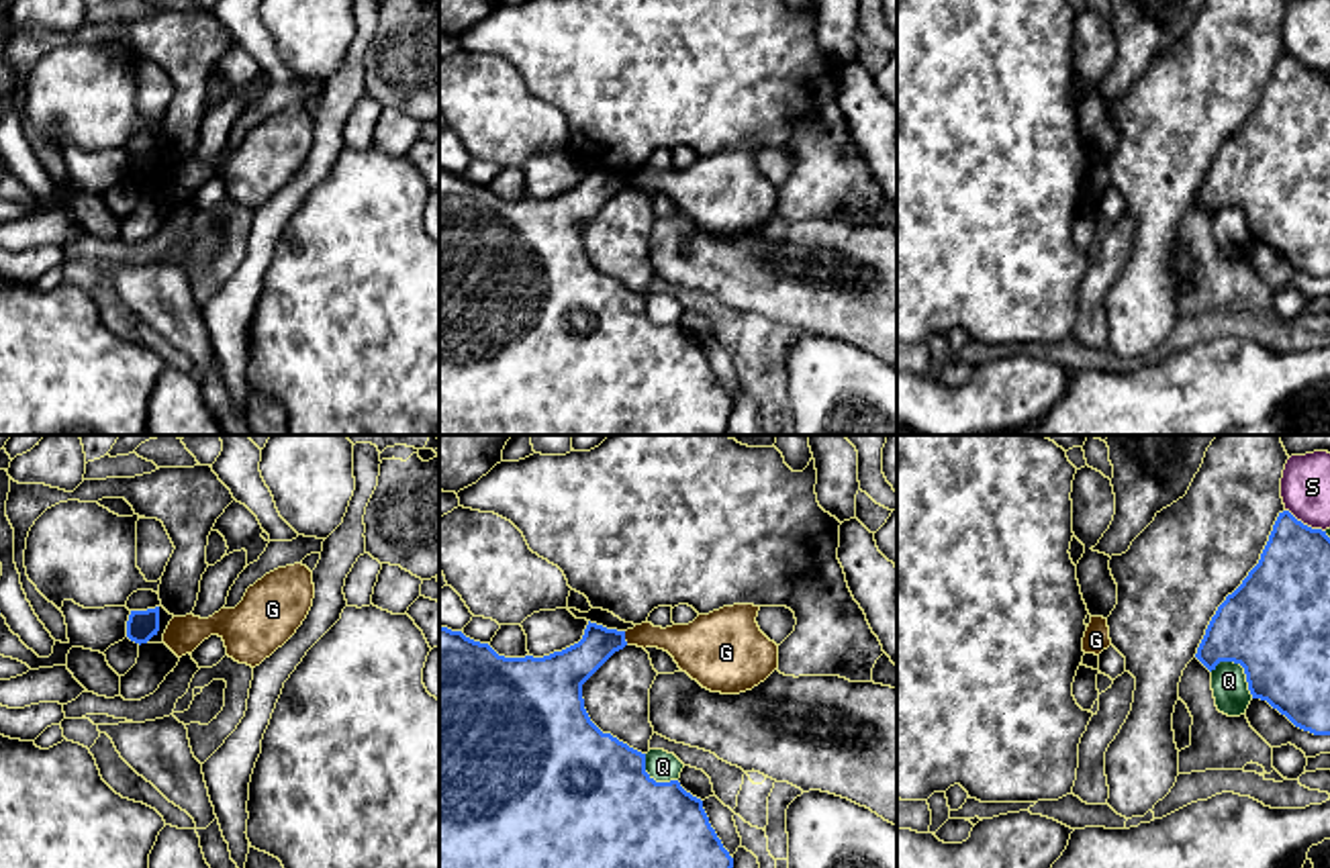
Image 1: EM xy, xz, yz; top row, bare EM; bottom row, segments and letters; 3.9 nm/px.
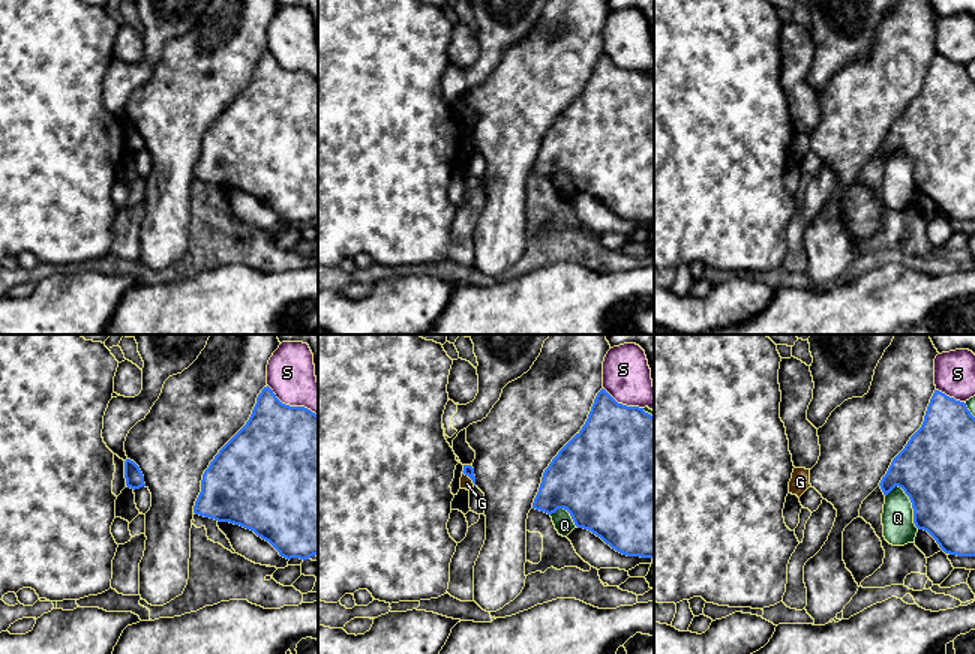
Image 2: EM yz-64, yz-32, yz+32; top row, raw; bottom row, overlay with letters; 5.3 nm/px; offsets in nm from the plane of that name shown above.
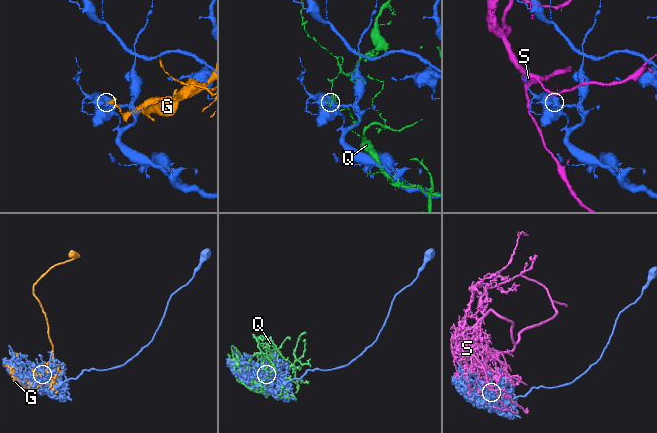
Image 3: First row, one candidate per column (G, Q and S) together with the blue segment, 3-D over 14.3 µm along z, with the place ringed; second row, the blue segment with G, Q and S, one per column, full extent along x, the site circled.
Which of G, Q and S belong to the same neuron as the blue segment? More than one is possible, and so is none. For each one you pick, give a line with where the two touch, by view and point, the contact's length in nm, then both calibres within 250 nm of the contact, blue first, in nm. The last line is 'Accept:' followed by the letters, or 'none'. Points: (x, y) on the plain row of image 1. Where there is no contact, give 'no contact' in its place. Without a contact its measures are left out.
Accept: none

